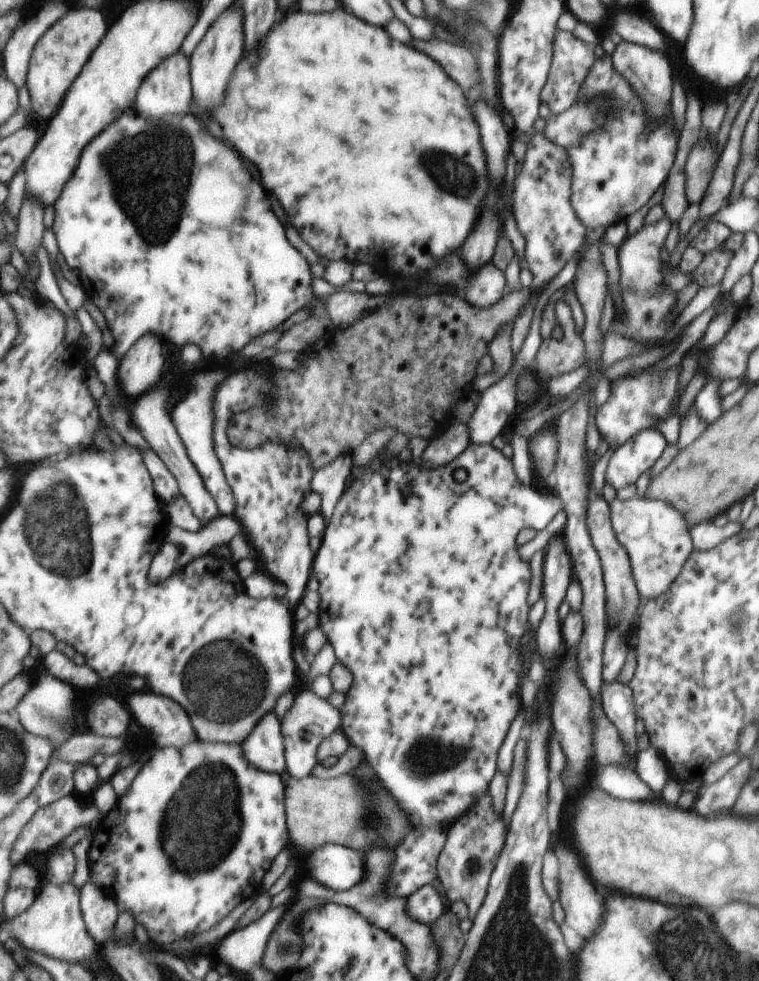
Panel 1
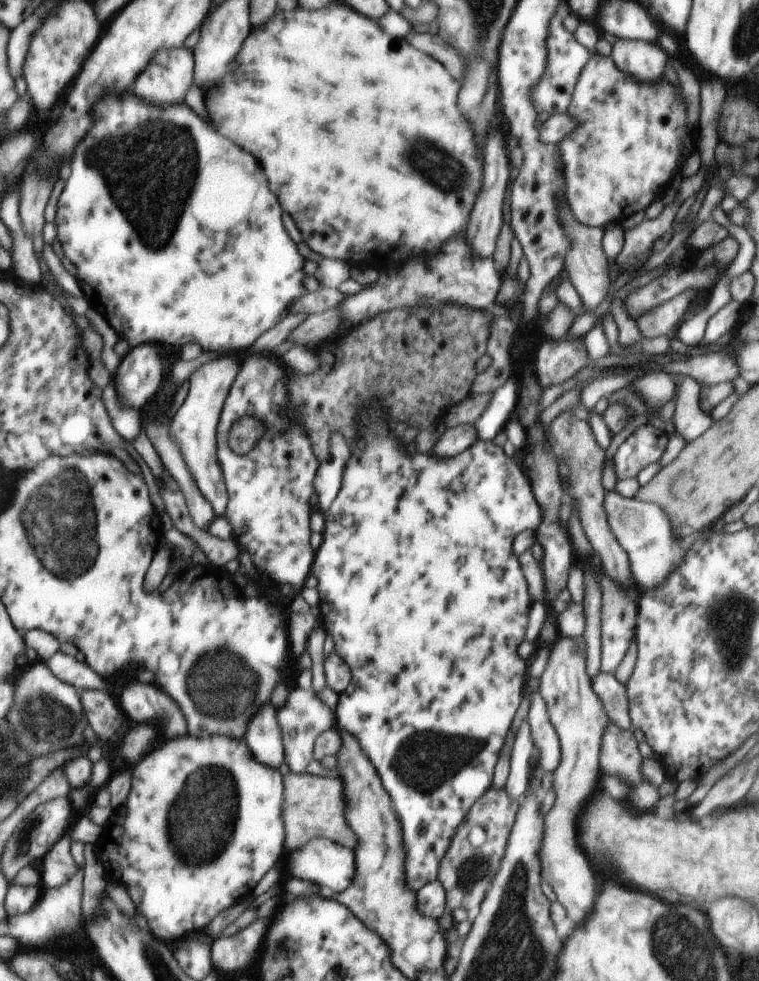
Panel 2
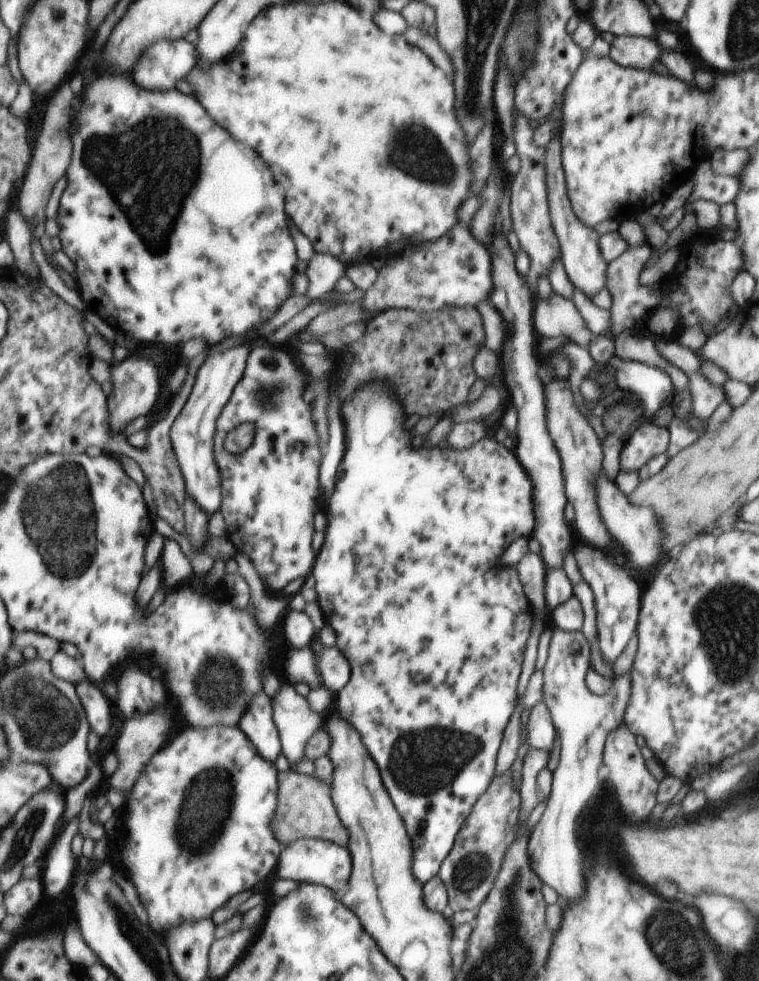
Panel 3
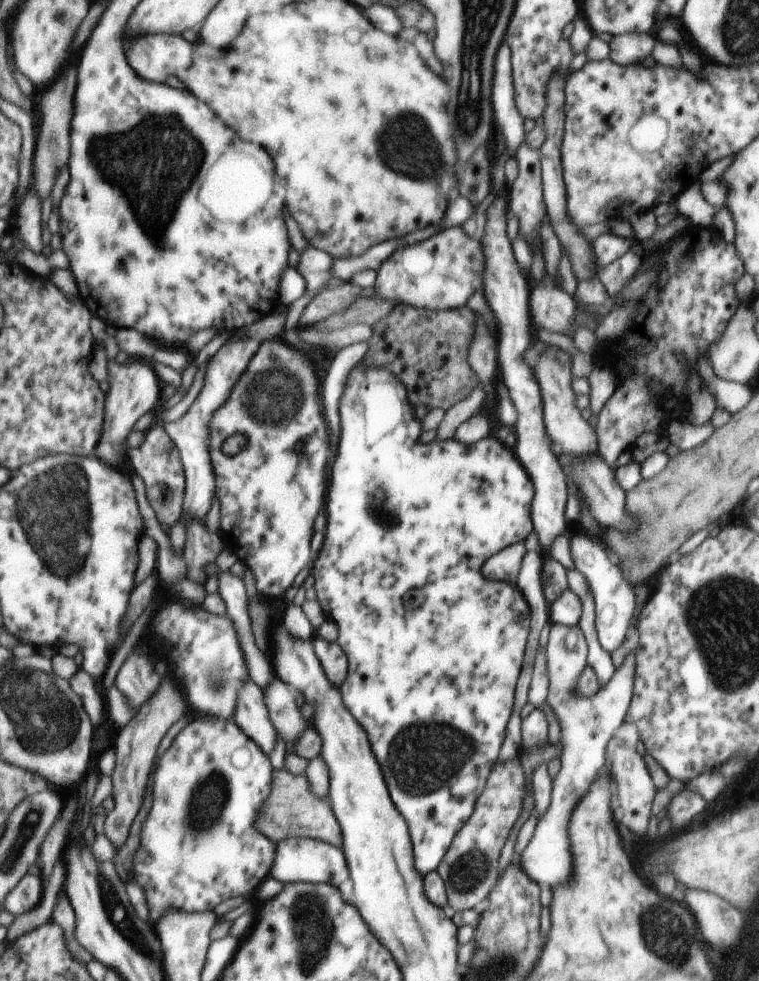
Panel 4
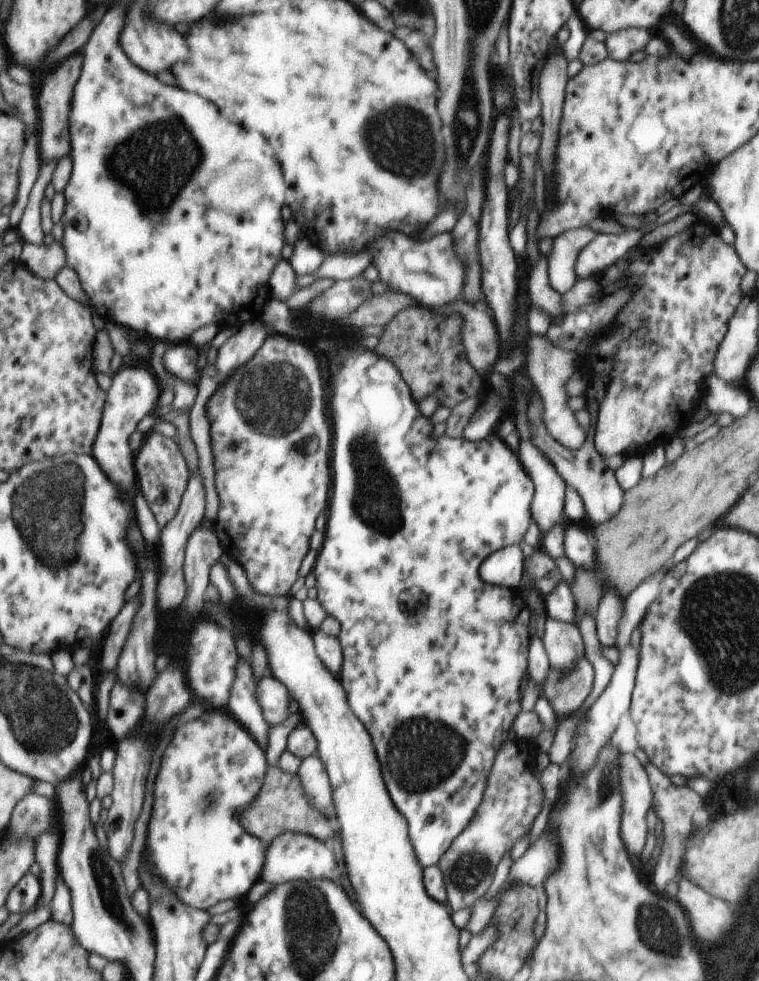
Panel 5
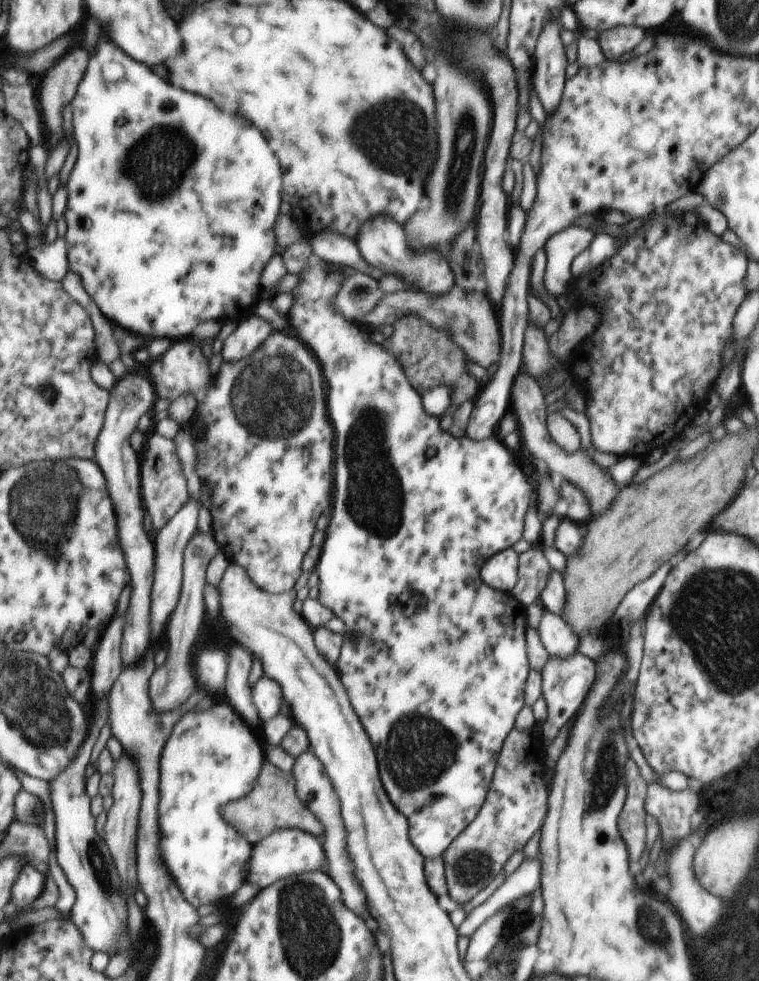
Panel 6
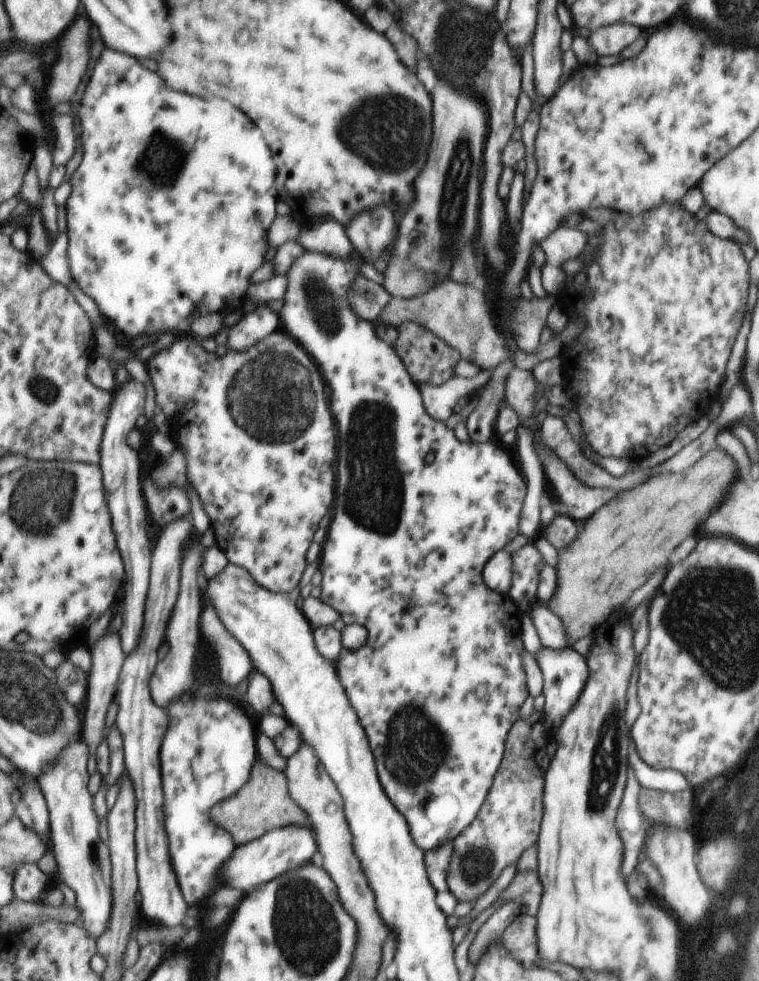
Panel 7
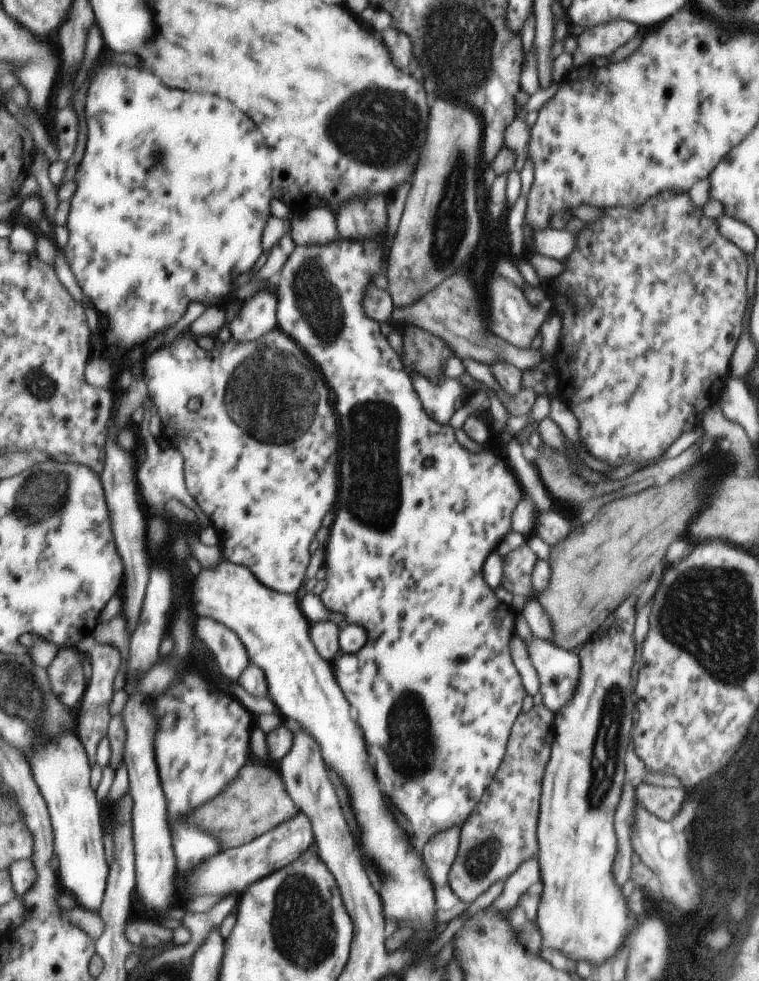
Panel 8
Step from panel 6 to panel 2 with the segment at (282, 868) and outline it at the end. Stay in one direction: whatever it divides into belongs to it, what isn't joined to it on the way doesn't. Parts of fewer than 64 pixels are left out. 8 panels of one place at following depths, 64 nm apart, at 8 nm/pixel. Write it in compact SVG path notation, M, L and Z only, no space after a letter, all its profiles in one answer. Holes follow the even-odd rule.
M319 838L317 842L307 842L307 846L291 852L287 870L291 876L315 882L323 888L329 886L333 892L341 894L351 886L355 876L355 852Z

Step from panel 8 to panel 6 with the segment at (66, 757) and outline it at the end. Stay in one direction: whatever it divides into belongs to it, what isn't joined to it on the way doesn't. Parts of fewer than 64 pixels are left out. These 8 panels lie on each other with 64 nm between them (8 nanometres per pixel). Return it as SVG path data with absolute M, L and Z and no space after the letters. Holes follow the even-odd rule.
M99 700L95 704L94 721L88 732L87 739L79 747L76 757L69 766L47 781L50 786L50 800L55 812L57 824L57 862L67 872L71 886L77 890L77 904L73 908L72 922L82 930L85 940L94 952L105 951L109 956L125 952L131 946L131 938L127 932L127 902L121 894L121 880L109 852L107 842L97 834L97 818L91 812L91 798L87 794L87 770L91 762L91 752L101 727L107 720L107 700Z

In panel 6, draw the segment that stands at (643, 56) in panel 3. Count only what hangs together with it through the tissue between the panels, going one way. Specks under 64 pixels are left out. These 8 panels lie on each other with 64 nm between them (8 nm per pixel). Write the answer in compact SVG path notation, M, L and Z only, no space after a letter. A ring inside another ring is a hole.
M617 26L598 34L596 42L603 50L604 59L616 60L631 52L643 38L644 30L635 26Z

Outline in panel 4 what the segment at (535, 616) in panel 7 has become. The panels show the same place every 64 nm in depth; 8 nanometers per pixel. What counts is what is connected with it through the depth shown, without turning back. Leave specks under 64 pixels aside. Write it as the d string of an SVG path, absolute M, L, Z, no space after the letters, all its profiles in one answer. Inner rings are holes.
M550 623L547 645L544 647L545 670L547 670L547 697L545 704L551 708L557 718L561 739L560 768L553 778L549 806L539 818L533 836L516 860L519 868L529 876L537 886L565 886L573 872L571 854L569 854L569 816L573 806L583 800L591 784L605 774L609 768L605 762L605 746L613 737L615 730L622 724L630 704L633 687L634 652L627 654L621 666L615 668L613 676L598 692L589 695L577 694L575 684L586 666L587 646L578 626L567 628Z

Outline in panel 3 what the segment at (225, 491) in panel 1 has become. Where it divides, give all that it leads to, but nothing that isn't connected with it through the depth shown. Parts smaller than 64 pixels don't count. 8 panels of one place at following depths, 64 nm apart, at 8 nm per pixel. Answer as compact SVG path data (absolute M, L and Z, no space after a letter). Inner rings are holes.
M235 346L231 350L215 352L213 356L209 356L209 360L199 370L197 384L193 388L193 394L187 406L183 408L183 412L179 414L179 418L175 420L171 428L173 446L179 456L179 464L185 476L187 490L191 492L193 498L199 500L199 504L203 506L203 510L209 512L209 515L219 512L223 503L221 474L219 474L219 466L215 464L215 454L213 454L213 436L217 428L215 424L217 424L217 418L221 416L221 410L227 406L237 384L243 378L249 354L251 354L249 346Z

